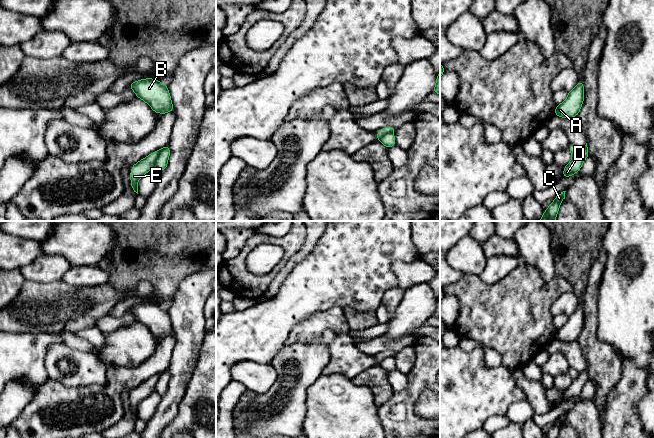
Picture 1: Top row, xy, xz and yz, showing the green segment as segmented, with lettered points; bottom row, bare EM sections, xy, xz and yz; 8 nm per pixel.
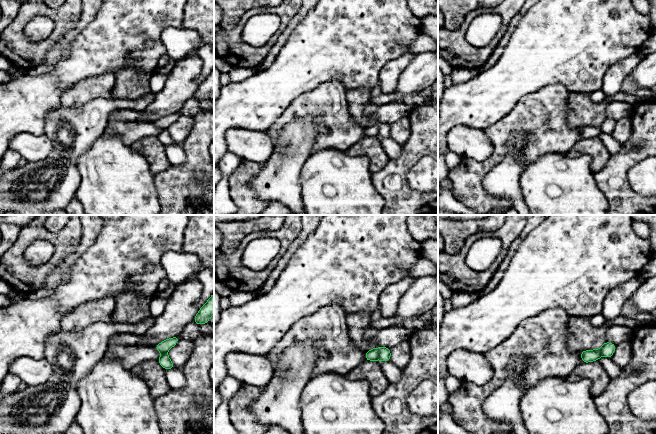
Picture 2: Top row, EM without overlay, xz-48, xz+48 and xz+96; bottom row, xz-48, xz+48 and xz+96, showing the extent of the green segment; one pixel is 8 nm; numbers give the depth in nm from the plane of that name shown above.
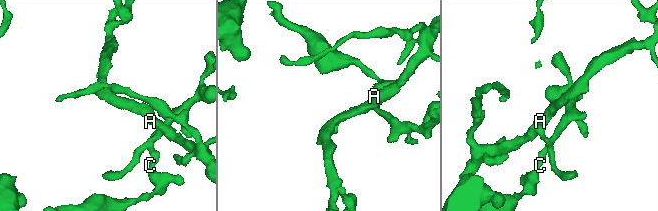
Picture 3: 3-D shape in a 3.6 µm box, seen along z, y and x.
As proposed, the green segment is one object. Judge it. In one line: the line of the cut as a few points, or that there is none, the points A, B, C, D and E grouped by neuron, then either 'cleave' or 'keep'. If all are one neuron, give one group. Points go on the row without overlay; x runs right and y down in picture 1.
cut in xz along (392, 356), (386, 356), (378, 363); A B E / C D; cleave

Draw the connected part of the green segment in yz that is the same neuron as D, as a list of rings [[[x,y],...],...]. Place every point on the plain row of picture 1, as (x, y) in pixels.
[[[587,367],[573,379],[571,385],[564,391],[562,402],[570,401],[577,397],[582,391],[583,386],[589,380]]]

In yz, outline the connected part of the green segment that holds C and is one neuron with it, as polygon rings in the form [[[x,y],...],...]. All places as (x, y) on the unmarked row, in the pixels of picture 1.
[[[565,416],[559,417],[549,431],[544,435],[544,438],[558,438],[560,428],[565,423]]]

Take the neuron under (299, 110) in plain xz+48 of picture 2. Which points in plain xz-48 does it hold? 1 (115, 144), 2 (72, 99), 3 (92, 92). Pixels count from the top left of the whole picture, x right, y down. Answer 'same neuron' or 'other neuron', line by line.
1: other neuron
2: same neuron
3: same neuron

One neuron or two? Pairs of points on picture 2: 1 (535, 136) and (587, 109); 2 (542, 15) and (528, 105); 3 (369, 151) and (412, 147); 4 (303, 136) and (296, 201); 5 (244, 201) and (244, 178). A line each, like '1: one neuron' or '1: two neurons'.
1: two neurons
2: two neurons
3: two neurons
4: one neuron
5: one neuron

